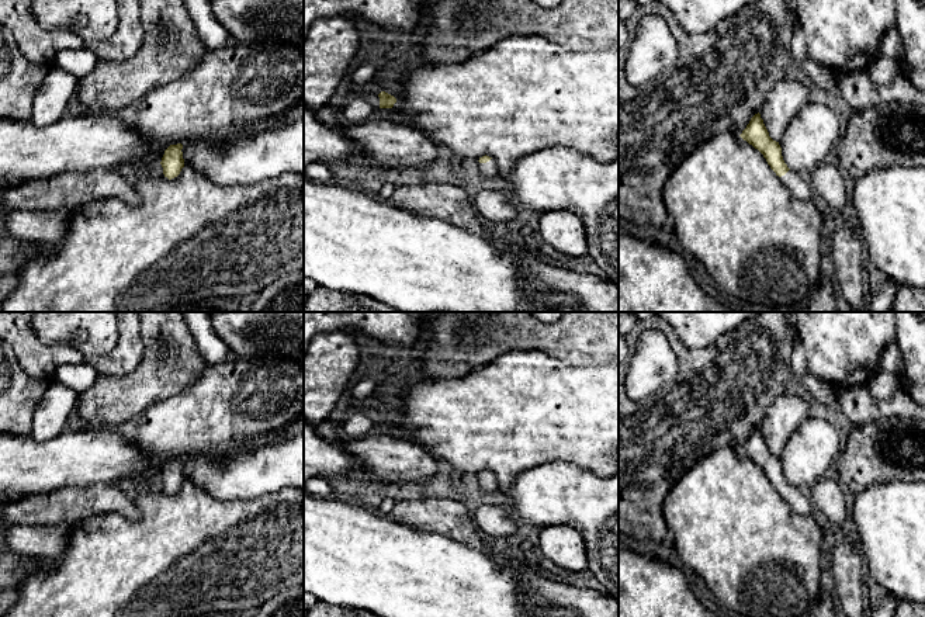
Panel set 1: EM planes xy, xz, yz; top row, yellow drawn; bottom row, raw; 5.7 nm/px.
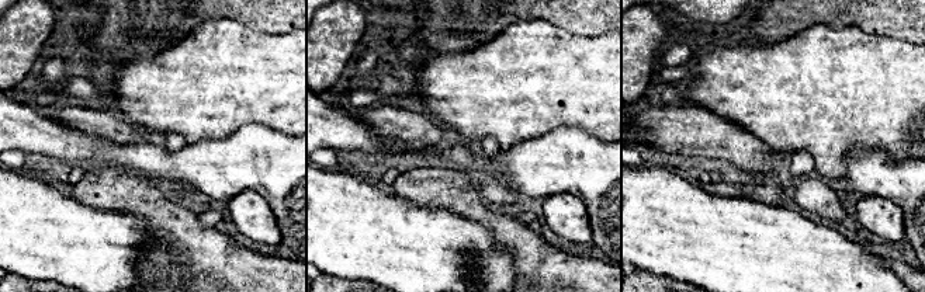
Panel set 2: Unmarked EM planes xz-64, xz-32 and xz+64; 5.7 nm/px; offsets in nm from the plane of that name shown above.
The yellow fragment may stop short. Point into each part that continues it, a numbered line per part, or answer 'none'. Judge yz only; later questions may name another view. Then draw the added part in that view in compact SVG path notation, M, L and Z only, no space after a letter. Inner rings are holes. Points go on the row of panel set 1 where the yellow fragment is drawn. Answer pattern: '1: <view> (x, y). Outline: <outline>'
1: yz (792, 180). Outline: M789 170L779 178L797 198L818 200L814 190L800 177L798 173Z

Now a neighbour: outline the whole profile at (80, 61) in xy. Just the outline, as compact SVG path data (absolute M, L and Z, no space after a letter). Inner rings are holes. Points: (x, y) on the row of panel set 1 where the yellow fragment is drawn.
M65 48L55 56L55 65L75 74L77 79L86 76L98 62L98 56L89 48Z

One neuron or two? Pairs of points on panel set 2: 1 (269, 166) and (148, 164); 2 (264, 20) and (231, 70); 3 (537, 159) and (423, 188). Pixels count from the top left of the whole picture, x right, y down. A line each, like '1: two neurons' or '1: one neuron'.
1: one neuron
2: two neurons
3: two neurons

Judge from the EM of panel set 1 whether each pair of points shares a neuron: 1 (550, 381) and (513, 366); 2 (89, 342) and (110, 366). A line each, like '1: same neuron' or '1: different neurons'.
1: same neuron
2: different neurons

